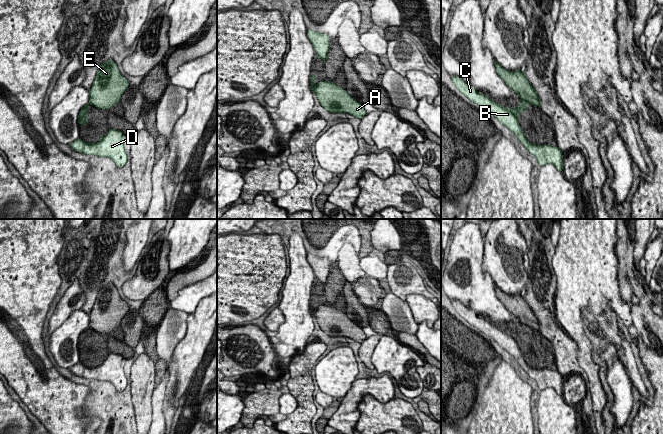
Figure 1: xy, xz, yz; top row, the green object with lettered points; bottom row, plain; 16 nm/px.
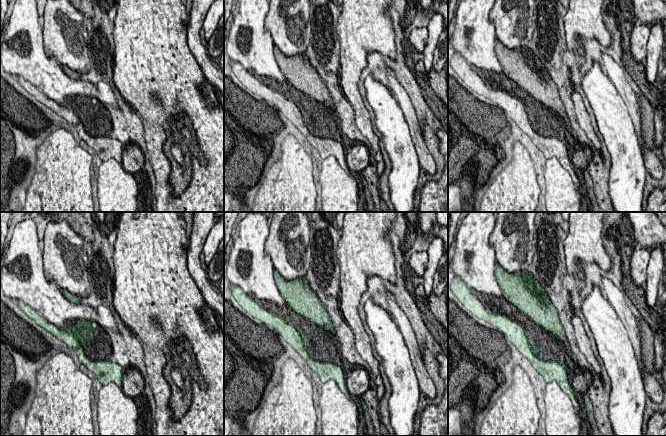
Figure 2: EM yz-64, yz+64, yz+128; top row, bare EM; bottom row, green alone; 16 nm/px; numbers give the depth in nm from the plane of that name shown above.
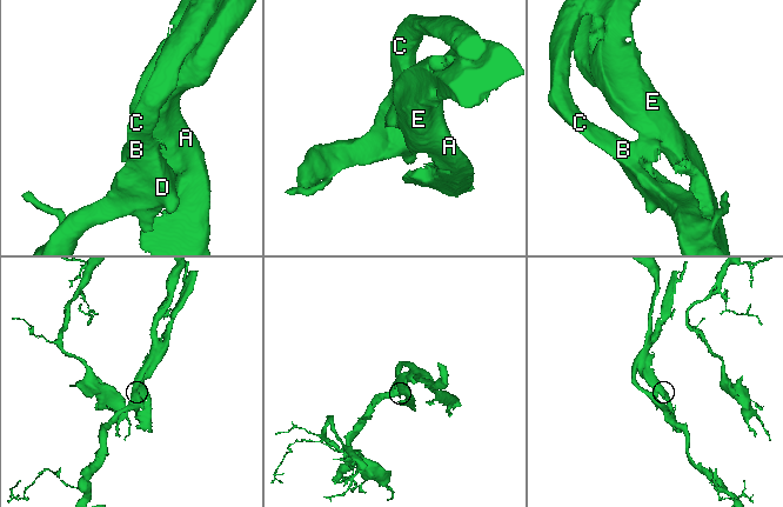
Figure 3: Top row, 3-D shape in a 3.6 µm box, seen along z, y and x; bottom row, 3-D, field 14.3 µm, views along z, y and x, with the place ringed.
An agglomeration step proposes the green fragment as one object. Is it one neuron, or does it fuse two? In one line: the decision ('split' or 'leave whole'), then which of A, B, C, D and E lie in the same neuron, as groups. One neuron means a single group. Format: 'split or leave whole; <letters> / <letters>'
split; A E / B C D

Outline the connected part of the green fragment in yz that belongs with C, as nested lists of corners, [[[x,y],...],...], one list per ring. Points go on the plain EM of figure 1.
[[[451,300],[451,304],[462,318],[481,332],[490,336],[502,349],[512,355],[528,376],[537,382],[540,390],[551,387],[559,396],[563,396],[563,376],[559,371],[551,369],[536,369],[530,367],[525,361],[523,354],[518,347],[518,341],[520,340],[520,337],[529,333],[527,325],[520,323],[519,330],[512,333],[508,331],[505,332],[505,328],[499,329],[492,325],[489,320],[480,317],[473,310],[464,306],[460,301]]]

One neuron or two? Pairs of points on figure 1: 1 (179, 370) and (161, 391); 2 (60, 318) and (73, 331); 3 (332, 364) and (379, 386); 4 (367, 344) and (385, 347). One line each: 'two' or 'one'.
1: two
2: two
3: two
4: two

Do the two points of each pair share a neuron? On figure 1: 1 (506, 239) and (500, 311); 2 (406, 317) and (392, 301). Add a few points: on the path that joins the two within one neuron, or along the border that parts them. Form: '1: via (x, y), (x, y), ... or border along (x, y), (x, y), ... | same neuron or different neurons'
1: border along (483, 261), (483, 269), (494, 282) | different neurons
2: via (402, 313), (395, 305) | same neuron

